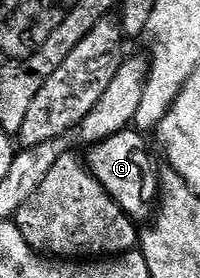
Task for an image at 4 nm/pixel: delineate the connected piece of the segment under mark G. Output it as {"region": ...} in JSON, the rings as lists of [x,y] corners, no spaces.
{"region":[[[128,127],[123,132],[100,141],[98,145],[90,146],[88,153],[91,154],[87,161],[85,157],[86,168],[90,169],[97,183],[101,183],[110,198],[137,223],[152,216],[151,203],[145,193],[155,189],[155,169],[151,166],[151,153],[147,150],[147,141],[143,137],[146,136],[142,132]]]}

